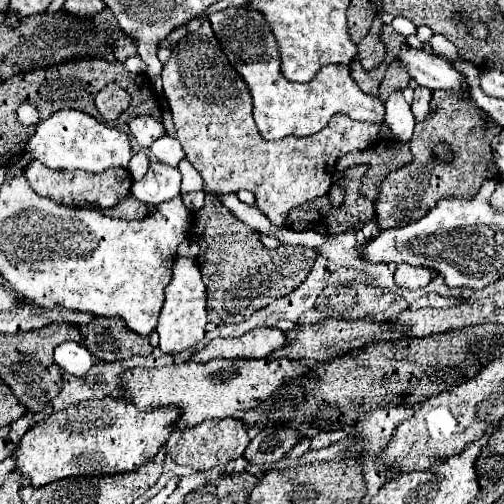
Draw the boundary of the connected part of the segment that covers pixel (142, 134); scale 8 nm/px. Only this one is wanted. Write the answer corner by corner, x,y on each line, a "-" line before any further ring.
136,116
128,120
128,128
132,132
132,136
136,138
136,142
144,148
148,148
156,138
164,136
164,126
162,122
158,122
152,116

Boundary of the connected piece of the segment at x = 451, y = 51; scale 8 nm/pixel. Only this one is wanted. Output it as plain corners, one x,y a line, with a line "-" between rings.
434,34
434,36
432,36
430,46
434,48
434,52
438,52
440,56
444,56
444,58
450,60
450,62
466,62
464,58
460,58
456,46
454,46
450,40
446,40
444,36
440,36
440,34

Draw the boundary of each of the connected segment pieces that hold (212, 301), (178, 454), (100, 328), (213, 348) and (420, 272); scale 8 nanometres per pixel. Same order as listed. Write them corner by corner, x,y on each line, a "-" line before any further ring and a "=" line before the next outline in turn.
206,194
204,206
200,210
192,212
192,226
188,232
188,242
200,246
200,254
196,256
200,268
202,268
202,278
208,288
208,320
216,326
220,324
238,324
246,320
252,312
256,312
262,306
268,306
272,300
290,294
308,274
316,258
314,248
304,248
304,246
278,246
274,250
266,248
260,242
260,234
252,230
248,224
244,224
238,216
234,216
218,196
=
210,418
208,422
202,422
194,428
186,428
182,432
182,436
180,436
180,440
178,440
178,444
172,452
172,460
176,464
184,464
184,466
190,466
190,468
200,468
200,464
208,466
208,460
210,460
210,466
214,466
214,468
216,466
226,466
230,460
240,458
248,444
250,444
250,438
248,438
240,420
236,420
236,418
226,418
226,420
=
94,318
90,324
80,326
80,334
82,344
100,362
124,360
134,354
148,356
152,352
148,338
128,330
120,318
=
260,326
238,338
214,338
202,350
196,350
192,358
196,362
208,362
214,358
266,358
272,350
284,346
284,332
278,328
=
398,266
394,280
402,288
416,290
416,288
426,286
432,280
432,272
424,270
424,266

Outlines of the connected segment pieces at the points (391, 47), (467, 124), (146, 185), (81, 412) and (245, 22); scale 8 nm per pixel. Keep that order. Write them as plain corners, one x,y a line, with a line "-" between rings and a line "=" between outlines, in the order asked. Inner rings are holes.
382,26
382,42
386,44
386,60
376,70
386,70
388,64
398,56
400,46
406,46
406,38
400,36
392,26
=
434,90
432,94
432,102
430,102
430,114
426,120
418,122
414,128
414,136
410,140
410,148
412,148
412,162
404,168
398,168
394,172
390,172
384,182
380,184
380,196
376,200
376,212
378,212
378,226
380,228
396,228
396,226
406,226
408,222
416,222
420,220
424,214
428,214
428,210
432,210
432,206
440,200
440,198
472,198
478,194
482,182
486,178
500,178
500,172
494,164
492,158
492,148
490,142
492,138
502,130
502,126
498,126
484,110
480,110
472,100
462,98
456,92
450,90
-
438,142
446,142
452,146
454,152
454,160
450,164
440,162
434,154
432,148
=
158,160
150,162
148,172
142,180
134,182
132,194
144,202
144,204
160,204
166,200
172,200
180,194
180,172
178,168
172,168
168,164
162,164
=
112,396
72,404
34,424
20,438
20,444
12,452
16,462
14,472
38,488
68,476
100,476
136,470
166,444
172,434
170,424
178,420
178,414
176,408
142,412
130,402
=
230,6
220,12
212,12
208,20
230,64
250,88
254,102
254,120
266,140
280,140
284,136
312,136
320,132
338,112
348,114
354,120
372,124
384,122
384,102
376,96
364,94
350,76
348,66
328,64
322,66
306,84
288,82
280,74
280,54
276,40
260,12
248,10
244,6

